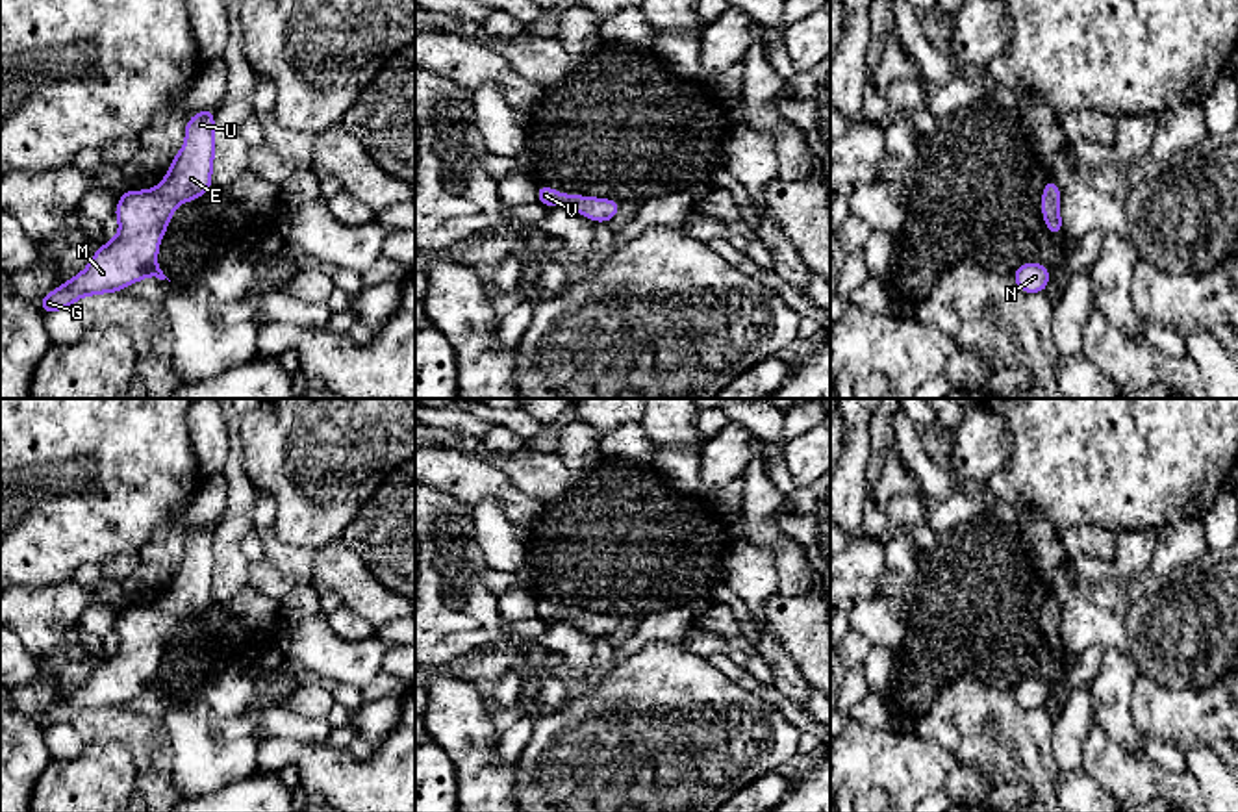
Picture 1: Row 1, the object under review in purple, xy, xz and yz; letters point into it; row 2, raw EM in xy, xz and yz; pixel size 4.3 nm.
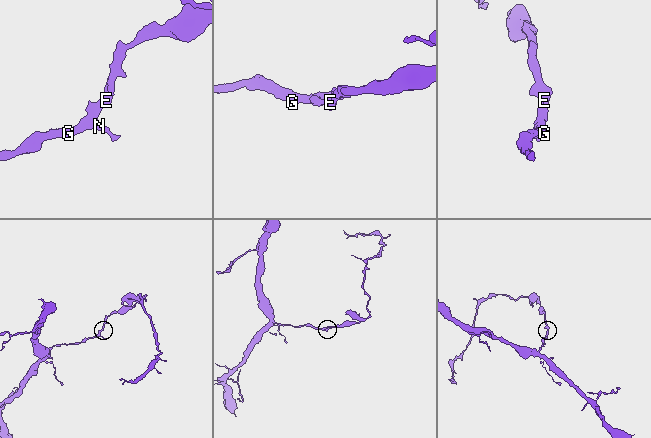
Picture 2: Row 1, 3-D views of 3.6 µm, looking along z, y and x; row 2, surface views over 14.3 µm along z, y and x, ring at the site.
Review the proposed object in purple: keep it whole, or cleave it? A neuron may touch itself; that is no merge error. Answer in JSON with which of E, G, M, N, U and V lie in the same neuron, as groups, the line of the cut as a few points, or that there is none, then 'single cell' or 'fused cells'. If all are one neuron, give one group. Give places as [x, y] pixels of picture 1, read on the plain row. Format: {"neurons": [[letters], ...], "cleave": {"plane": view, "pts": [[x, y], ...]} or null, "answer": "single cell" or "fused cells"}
{"neurons": [["E", "G", "M", "N", "U", "V"]], "cleave": null, "answer": "single cell"}

